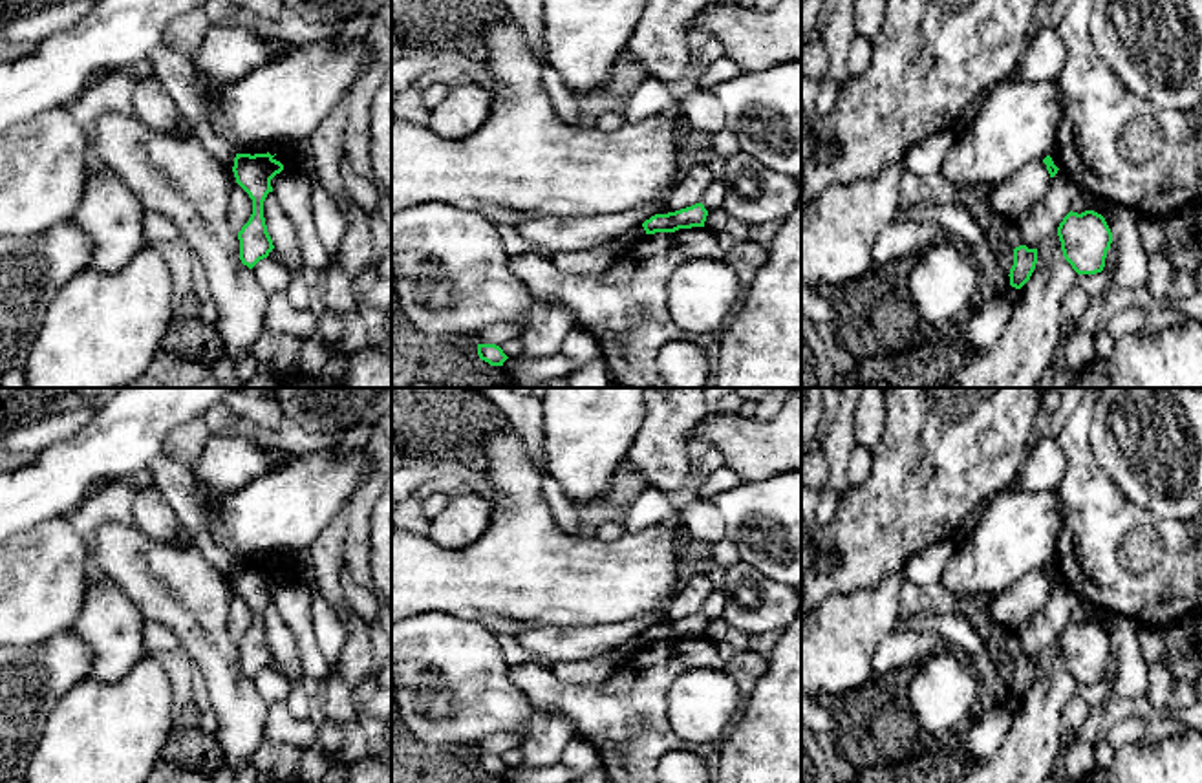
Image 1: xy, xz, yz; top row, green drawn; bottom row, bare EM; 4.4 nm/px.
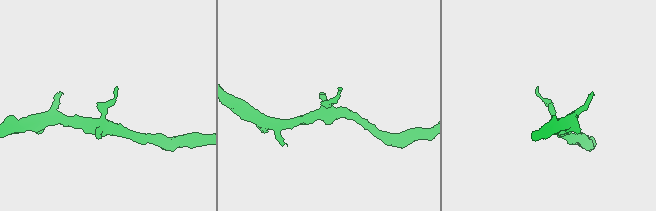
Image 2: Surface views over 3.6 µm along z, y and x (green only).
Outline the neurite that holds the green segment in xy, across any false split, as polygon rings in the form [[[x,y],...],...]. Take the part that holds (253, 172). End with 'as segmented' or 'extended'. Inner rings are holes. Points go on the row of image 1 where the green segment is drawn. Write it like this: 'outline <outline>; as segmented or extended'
outline [[[269,152],[254,156],[236,154],[234,157],[232,172],[236,183],[252,199],[252,214],[238,232],[240,260],[249,269],[252,269],[260,260],[267,258],[274,249],[263,218],[263,201],[267,194],[273,192],[271,179],[282,170],[284,165]]]; as segmented

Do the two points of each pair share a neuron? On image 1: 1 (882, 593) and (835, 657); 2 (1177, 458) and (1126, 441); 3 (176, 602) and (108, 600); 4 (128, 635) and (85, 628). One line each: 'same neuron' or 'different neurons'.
1: same neuron
2: same neuron
3: different neurons
4: same neuron

